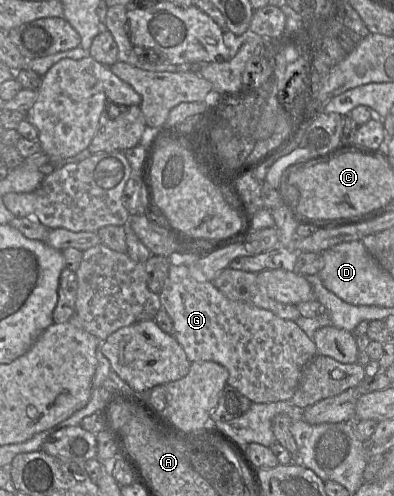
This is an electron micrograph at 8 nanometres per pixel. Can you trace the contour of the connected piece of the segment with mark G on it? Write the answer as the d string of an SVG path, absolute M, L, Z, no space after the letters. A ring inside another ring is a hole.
M170 264L169 275L159 298L173 321L174 337L189 361L221 364L229 372L227 384L252 402L291 400L304 368L318 355L314 341L295 321L227 298L213 282L200 282L193 278L187 265Z

